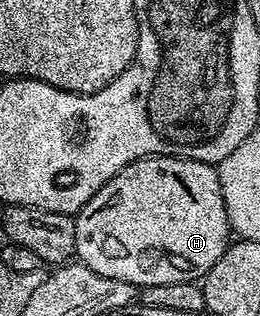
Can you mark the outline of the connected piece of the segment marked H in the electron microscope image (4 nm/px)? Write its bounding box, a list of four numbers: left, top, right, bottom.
[74,156,230,288]

